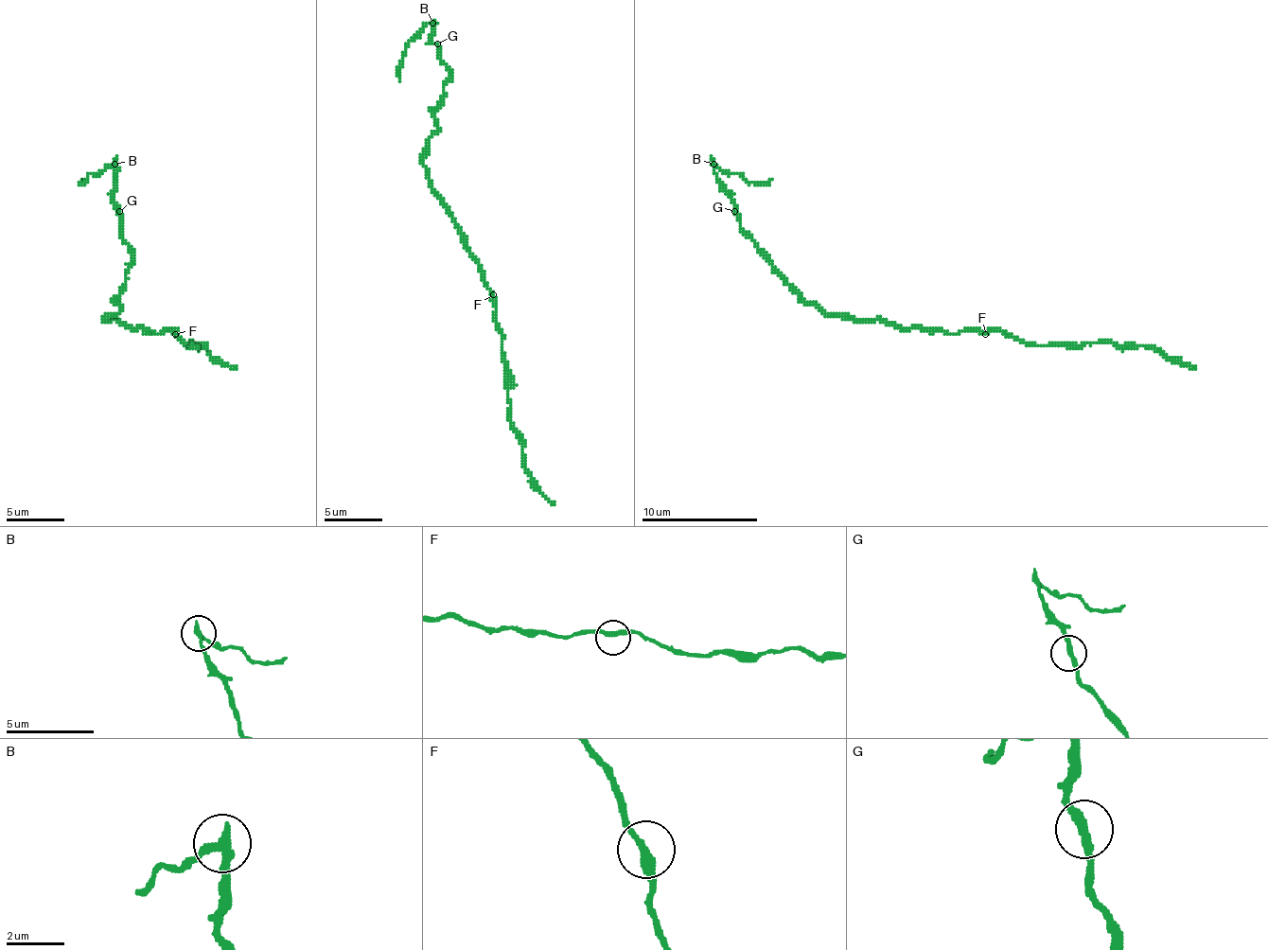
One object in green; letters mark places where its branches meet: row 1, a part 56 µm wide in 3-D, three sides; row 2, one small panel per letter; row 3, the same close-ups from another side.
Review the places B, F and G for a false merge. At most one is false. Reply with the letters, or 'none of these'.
B

